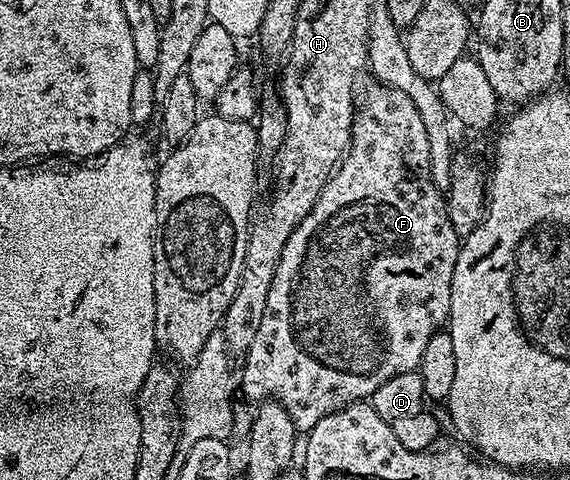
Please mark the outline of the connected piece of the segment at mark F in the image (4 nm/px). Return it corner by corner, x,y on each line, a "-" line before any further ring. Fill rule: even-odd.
372,81
370,85
371,86
365,87
364,90
362,87
361,97
357,102
357,113
353,127
353,141
351,145
347,147
347,153
343,155
343,161
339,163
335,173
327,179
321,196
317,196
313,208
307,213
305,220
301,220
301,224
297,224
297,228
293,228
289,240
285,240
285,248
281,248
281,260
277,264
277,272
273,272
273,284
269,284
269,300
265,300
265,316
261,316
261,328
257,328
257,336
253,336
253,344
247,349
245,355
247,364
243,368
243,374
241,370
242,397
251,404
262,404
270,401
279,403
279,405
285,408
285,412
289,412
295,429
299,432
310,432
325,415
336,414
337,411
344,410
344,408
351,406
355,402
370,399
371,394
377,392
377,388
381,388
381,384
385,384
385,380
389,380
393,376
404,374
410,370
418,371
419,361
425,352
425,344
429,344
429,340
433,340
433,336
440,333
440,331
448,325
451,317
453,268
457,268
457,252
461,245
461,237
458,232
456,232
447,215
447,204
444,195
442,193
439,195
439,190
435,187
434,180
431,179
431,153
433,153
431,137
429,136
429,132
425,132
425,120
421,120
421,112
417,112
413,100
409,100
409,96
405,96
405,92
397,92
397,88
393,88
381,82

